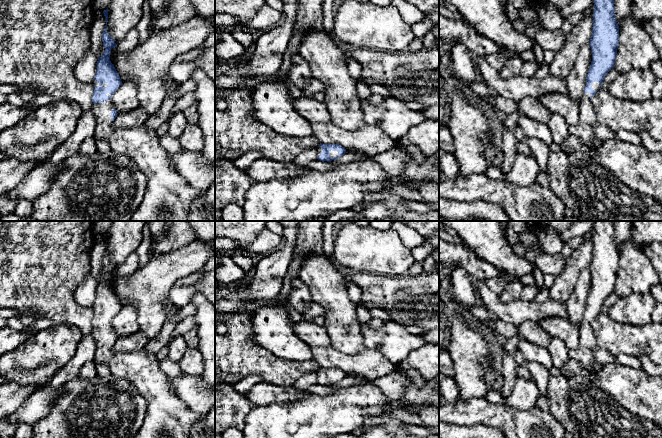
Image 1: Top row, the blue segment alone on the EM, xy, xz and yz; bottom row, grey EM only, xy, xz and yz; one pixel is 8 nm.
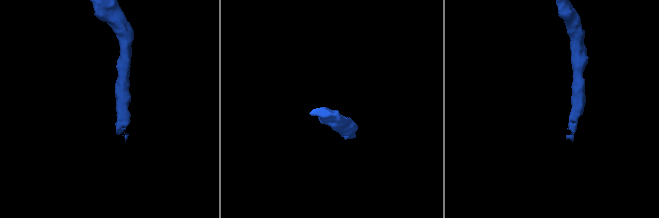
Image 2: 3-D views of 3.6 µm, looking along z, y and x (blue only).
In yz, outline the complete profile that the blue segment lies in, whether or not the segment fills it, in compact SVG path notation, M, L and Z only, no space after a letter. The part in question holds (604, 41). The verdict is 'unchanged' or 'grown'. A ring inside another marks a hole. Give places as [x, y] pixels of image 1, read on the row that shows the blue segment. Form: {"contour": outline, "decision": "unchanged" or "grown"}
{"contour": "M594 0L593 27L590 39L592 61L586 77L584 95L579 103L580 121L575 126L569 126L569 134L578 138L583 146L592 148L596 139L594 126L597 123L591 98L601 88L606 74L614 68L619 44L619 26L615 19L614 0Z", "decision": "grown"}

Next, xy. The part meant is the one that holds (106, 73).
{"contour": "M108 8L104 10L103 13L106 20L105 30L102 34L102 41L105 50L103 52L103 56L98 57L97 70L93 82L94 91L92 96L92 111L96 116L94 138L106 140L110 145L112 153L126 155L131 158L147 178L147 188L144 194L144 199L138 209L132 214L130 221L188 221L188 213L192 201L202 195L203 192L193 188L173 167L172 161L169 159L169 153L161 146L160 138L156 131L153 129L148 129L144 126L115 129L112 125L118 113L111 103L110 98L121 86L122 81L114 65L110 61L111 49L115 48L117 44L107 32Z", "decision": "grown"}

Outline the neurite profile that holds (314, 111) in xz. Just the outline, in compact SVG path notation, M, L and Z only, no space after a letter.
M313 97L295 98L293 106L311 124L332 123L332 117L326 104L315 100Z

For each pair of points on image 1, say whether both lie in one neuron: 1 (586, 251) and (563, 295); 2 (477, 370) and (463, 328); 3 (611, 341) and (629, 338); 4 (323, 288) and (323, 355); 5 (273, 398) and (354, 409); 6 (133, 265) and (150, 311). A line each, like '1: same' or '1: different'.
1: same
2: same
3: same
4: different
5: different
6: different

